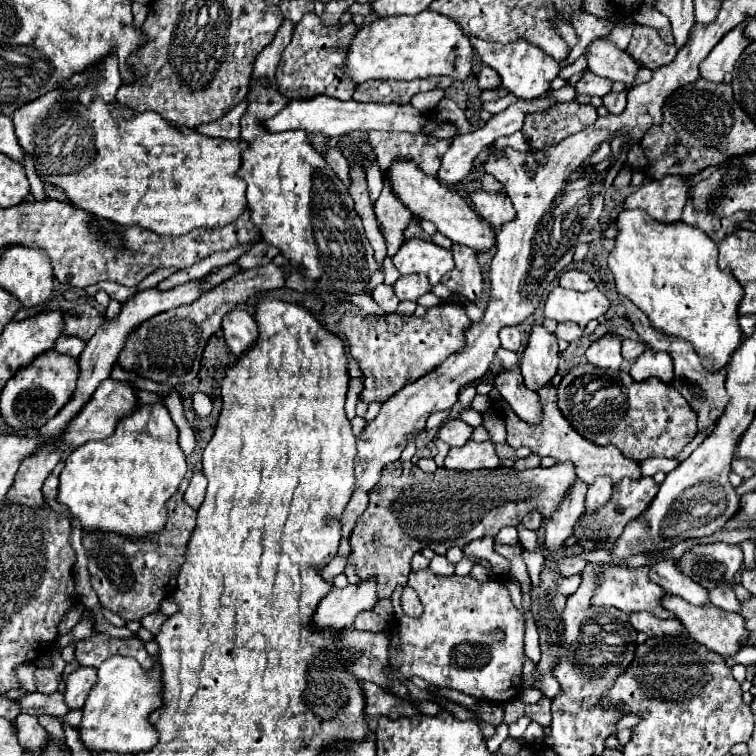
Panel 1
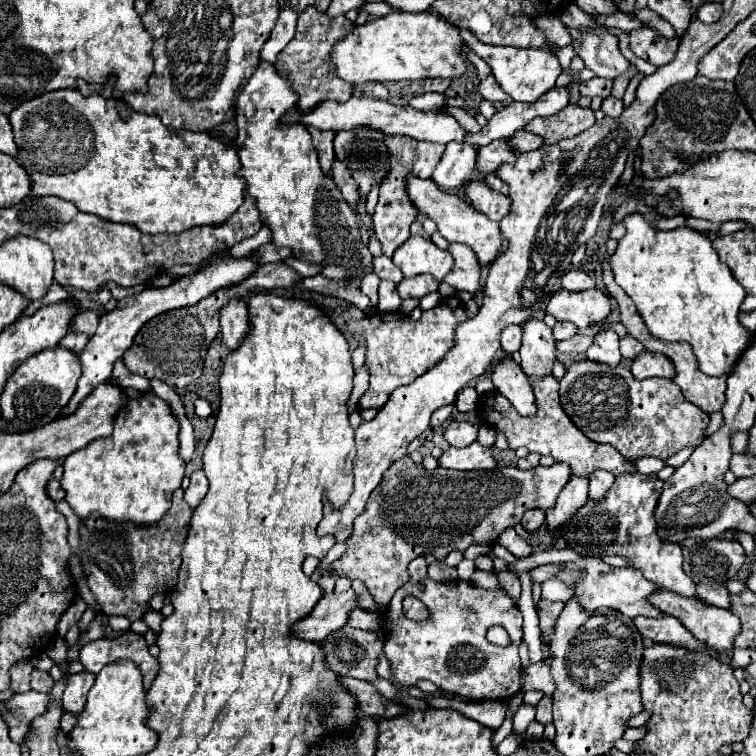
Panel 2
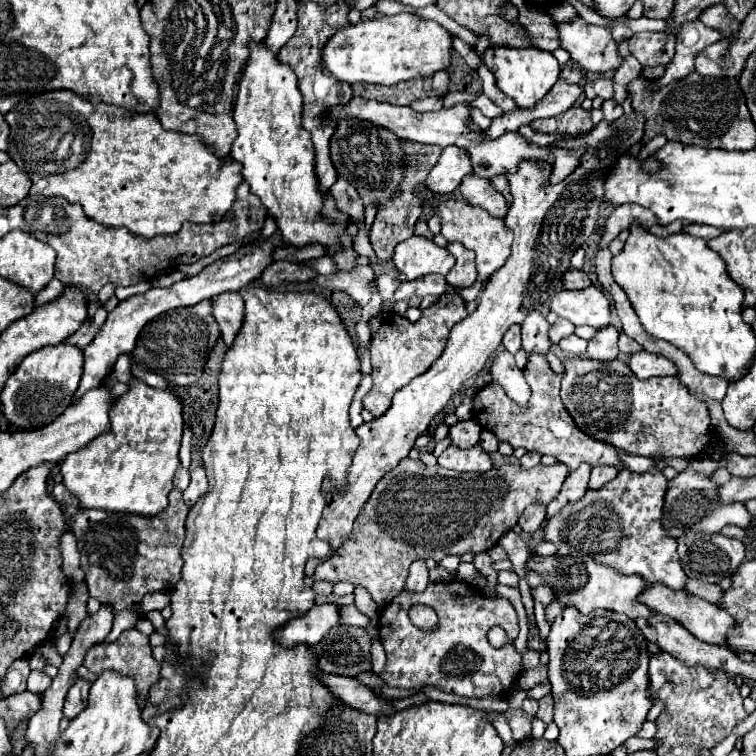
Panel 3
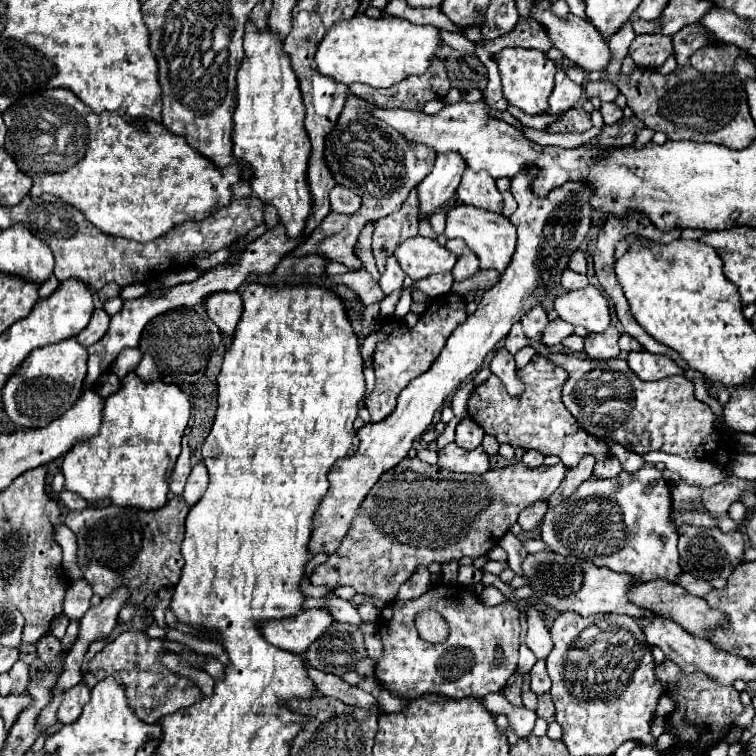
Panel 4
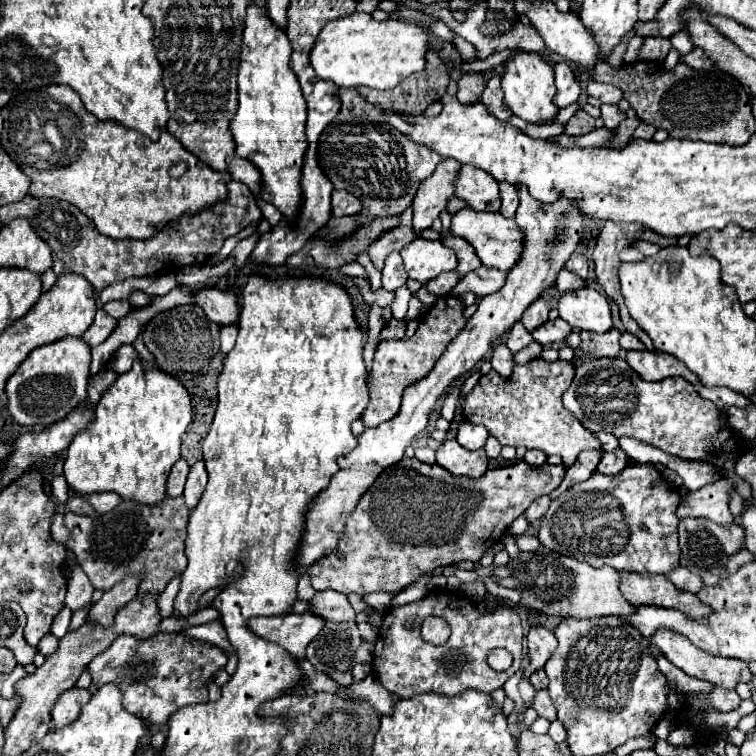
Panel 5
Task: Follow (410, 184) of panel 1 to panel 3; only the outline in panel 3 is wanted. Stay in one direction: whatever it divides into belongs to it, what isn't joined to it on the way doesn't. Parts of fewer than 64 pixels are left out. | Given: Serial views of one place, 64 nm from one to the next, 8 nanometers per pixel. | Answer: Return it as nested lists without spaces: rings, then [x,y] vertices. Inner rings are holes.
[[[418,186],[414,192],[422,202],[432,204],[434,214],[438,214],[440,222],[442,222],[442,236],[448,242],[454,242],[454,240],[462,242],[466,248],[476,252],[477,281],[470,288],[457,291],[466,302],[475,301],[482,283],[488,279],[488,276],[494,270],[498,270],[506,262],[506,258],[510,254],[510,246],[512,246],[512,232],[504,226],[504,222],[500,218],[492,218],[486,210],[482,210],[478,206],[470,206],[468,202],[462,202],[462,200],[456,200],[456,198],[448,198],[448,200],[438,198],[436,194],[430,194],[430,190],[426,186]]]

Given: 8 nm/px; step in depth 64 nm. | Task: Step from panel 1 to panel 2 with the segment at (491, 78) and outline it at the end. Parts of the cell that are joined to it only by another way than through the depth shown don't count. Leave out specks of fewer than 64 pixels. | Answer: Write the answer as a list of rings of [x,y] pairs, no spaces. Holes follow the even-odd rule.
[[[466,48],[466,56],[468,56],[468,60],[476,66],[476,70],[478,70],[478,78],[480,78],[480,80],[486,80],[486,78],[492,74],[492,72],[490,72],[490,66],[488,66],[480,56],[476,56],[470,48]]]

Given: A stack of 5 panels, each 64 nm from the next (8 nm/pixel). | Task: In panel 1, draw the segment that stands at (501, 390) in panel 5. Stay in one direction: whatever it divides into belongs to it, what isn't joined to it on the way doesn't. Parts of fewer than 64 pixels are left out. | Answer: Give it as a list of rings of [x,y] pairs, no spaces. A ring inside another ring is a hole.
[[[544,386],[544,390],[538,390],[538,396],[540,396],[542,406],[544,406],[544,418],[542,418],[542,422],[538,426],[520,422],[520,418],[516,418],[510,408],[506,408],[506,410],[500,410],[498,408],[498,412],[504,412],[504,422],[506,422],[506,430],[508,430],[506,442],[512,448],[528,446],[538,456],[550,456],[556,462],[570,460],[576,466],[578,478],[582,482],[586,482],[588,486],[592,486],[592,482],[596,478],[600,478],[600,476],[610,478],[614,486],[618,486],[624,478],[630,478],[630,480],[642,478],[640,462],[630,460],[630,458],[624,458],[620,454],[620,450],[616,450],[616,446],[596,446],[596,444],[588,442],[586,438],[582,438],[576,430],[572,430],[572,426],[568,424],[568,420],[560,414],[558,406],[556,406],[556,388],[554,386]]]

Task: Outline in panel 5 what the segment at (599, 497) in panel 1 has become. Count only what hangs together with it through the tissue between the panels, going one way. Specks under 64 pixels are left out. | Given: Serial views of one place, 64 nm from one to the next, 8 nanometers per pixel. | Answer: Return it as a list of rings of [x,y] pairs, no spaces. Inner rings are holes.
[[[616,450],[616,452],[606,452],[598,464],[598,472],[606,474],[606,476],[614,476],[620,474],[628,464],[628,456],[624,454],[624,450]]]

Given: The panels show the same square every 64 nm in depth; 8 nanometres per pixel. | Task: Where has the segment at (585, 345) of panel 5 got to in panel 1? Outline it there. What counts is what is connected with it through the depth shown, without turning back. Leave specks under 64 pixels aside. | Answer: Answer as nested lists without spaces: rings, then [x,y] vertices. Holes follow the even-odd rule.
[[[606,334],[600,340],[594,342],[594,346],[590,346],[586,350],[586,360],[596,366],[596,368],[610,368],[610,370],[620,370],[622,364],[622,356],[620,356],[620,338]]]

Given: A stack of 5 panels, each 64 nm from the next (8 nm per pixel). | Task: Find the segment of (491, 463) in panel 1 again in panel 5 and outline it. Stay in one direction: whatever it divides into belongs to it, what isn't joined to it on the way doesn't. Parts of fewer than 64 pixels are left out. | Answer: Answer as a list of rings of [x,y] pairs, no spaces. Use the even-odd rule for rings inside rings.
[[[452,440],[452,442],[444,442],[436,450],[436,464],[444,466],[448,472],[458,476],[480,478],[488,470],[488,456],[484,448],[468,452],[456,440]]]

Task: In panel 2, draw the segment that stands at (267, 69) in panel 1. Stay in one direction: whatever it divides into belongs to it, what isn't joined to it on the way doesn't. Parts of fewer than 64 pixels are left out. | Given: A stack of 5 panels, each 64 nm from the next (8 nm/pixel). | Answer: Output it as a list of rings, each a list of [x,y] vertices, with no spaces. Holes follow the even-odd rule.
[[[282,4],[280,8],[280,18],[268,38],[268,42],[264,44],[260,56],[262,56],[262,62],[268,62],[268,64],[274,64],[278,54],[284,50],[284,46],[292,40],[294,36],[294,28],[296,28],[296,18],[298,14],[294,10],[290,10],[288,4]]]

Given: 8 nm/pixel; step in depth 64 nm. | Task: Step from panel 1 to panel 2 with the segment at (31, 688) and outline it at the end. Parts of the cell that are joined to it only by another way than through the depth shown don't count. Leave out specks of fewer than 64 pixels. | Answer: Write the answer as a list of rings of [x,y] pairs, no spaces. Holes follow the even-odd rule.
[[[30,660],[24,662],[16,662],[16,666],[12,666],[12,686],[10,690],[14,692],[28,692],[30,690],[30,674],[32,674],[34,666]]]

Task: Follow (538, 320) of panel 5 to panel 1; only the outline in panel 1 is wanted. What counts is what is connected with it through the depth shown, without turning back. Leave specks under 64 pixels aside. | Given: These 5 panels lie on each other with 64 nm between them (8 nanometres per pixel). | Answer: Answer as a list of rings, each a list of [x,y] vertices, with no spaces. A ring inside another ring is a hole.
[[[534,326],[520,362],[526,388],[538,392],[540,388],[548,386],[558,372],[558,362],[560,356],[556,336],[550,334],[544,326]]]

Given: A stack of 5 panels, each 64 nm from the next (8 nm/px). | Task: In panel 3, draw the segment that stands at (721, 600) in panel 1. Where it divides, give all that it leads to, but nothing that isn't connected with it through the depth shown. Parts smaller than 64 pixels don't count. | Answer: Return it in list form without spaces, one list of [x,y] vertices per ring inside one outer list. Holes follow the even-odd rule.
[[[688,580],[688,592],[696,594],[712,604],[720,602],[722,594],[724,594],[724,590],[718,584],[708,584],[708,582],[700,582],[700,580]]]

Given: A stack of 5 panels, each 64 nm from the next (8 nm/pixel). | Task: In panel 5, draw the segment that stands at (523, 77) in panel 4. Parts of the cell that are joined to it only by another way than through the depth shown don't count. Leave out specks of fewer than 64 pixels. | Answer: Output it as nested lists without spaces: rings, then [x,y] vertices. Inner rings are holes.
[[[516,50],[504,62],[502,90],[504,90],[504,102],[510,106],[512,114],[520,116],[522,120],[526,120],[530,124],[538,124],[542,120],[554,118],[554,114],[558,112],[558,108],[552,106],[552,96],[556,94],[554,68],[538,52],[522,52],[522,50]]]

